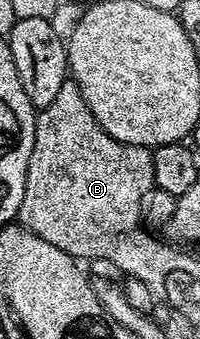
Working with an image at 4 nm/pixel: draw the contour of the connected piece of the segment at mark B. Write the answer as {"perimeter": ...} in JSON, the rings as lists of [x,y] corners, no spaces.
{"perimeter":[[[66,80],[55,100],[37,110],[35,144],[27,164],[23,204],[17,213],[20,225],[43,236],[47,244],[63,248],[63,252],[75,259],[111,260],[121,269],[122,275],[143,280],[154,295],[160,296],[165,291],[165,278],[157,274],[157,249],[162,239],[157,236],[141,238],[141,198],[152,189],[153,150],[147,146],[123,144],[110,136],[99,120],[95,120],[91,108],[87,108],[87,100],[83,100],[83,92],[79,92],[77,82]]]}

